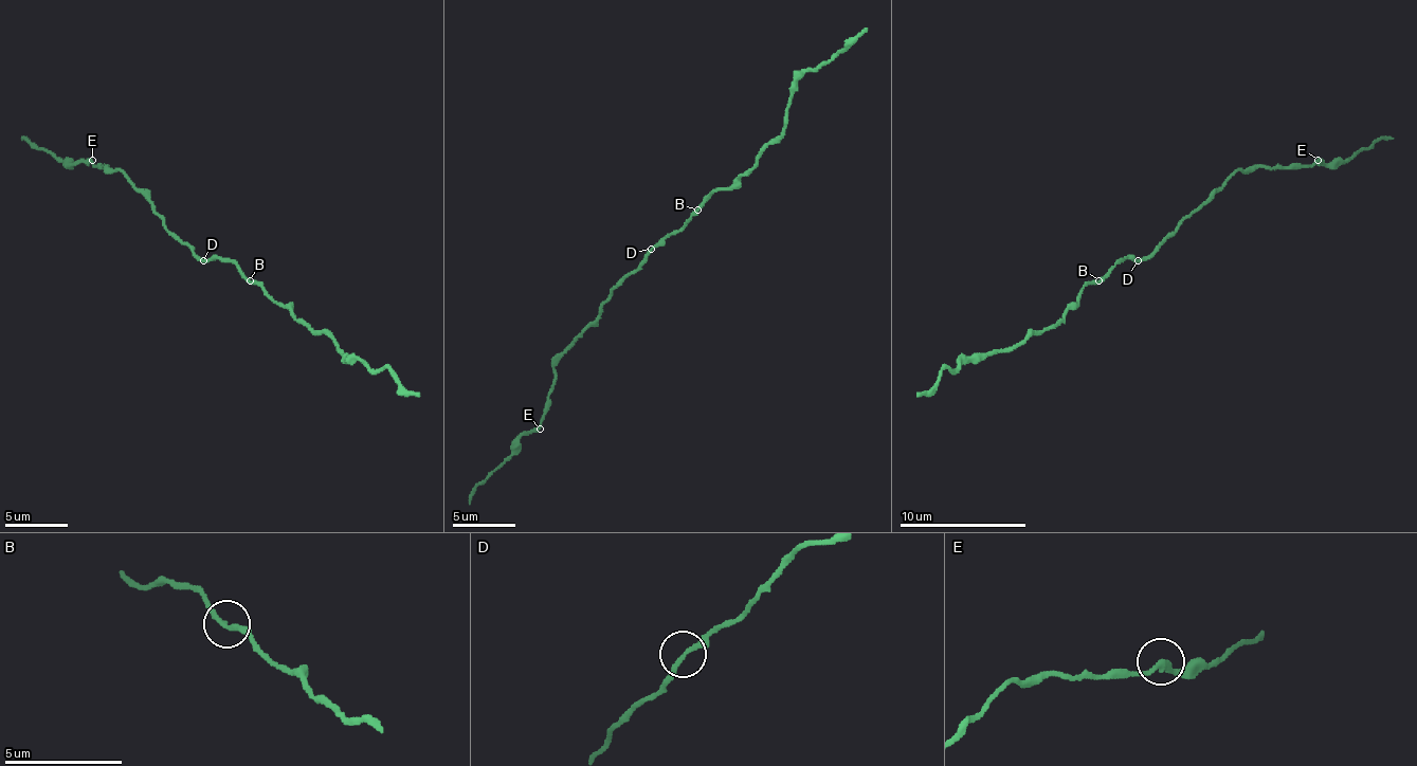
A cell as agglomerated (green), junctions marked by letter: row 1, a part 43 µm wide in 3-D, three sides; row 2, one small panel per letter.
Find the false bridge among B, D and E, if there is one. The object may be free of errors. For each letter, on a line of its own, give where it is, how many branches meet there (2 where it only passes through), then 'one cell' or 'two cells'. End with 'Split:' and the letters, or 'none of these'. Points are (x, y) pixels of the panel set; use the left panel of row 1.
B: at (250, 280); 2 branches meet; one cell
D: at (203, 260); 2 branches meet; one cell
E: at (92, 160); 2 branches meet; one cell
Split: none of these

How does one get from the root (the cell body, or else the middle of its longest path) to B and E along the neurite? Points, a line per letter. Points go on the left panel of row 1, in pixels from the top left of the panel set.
B: (206, 260), (228, 257), (250, 279)
E: (206, 260), (165, 225), (156, 206), (117, 169), (95, 166), (92, 160)

